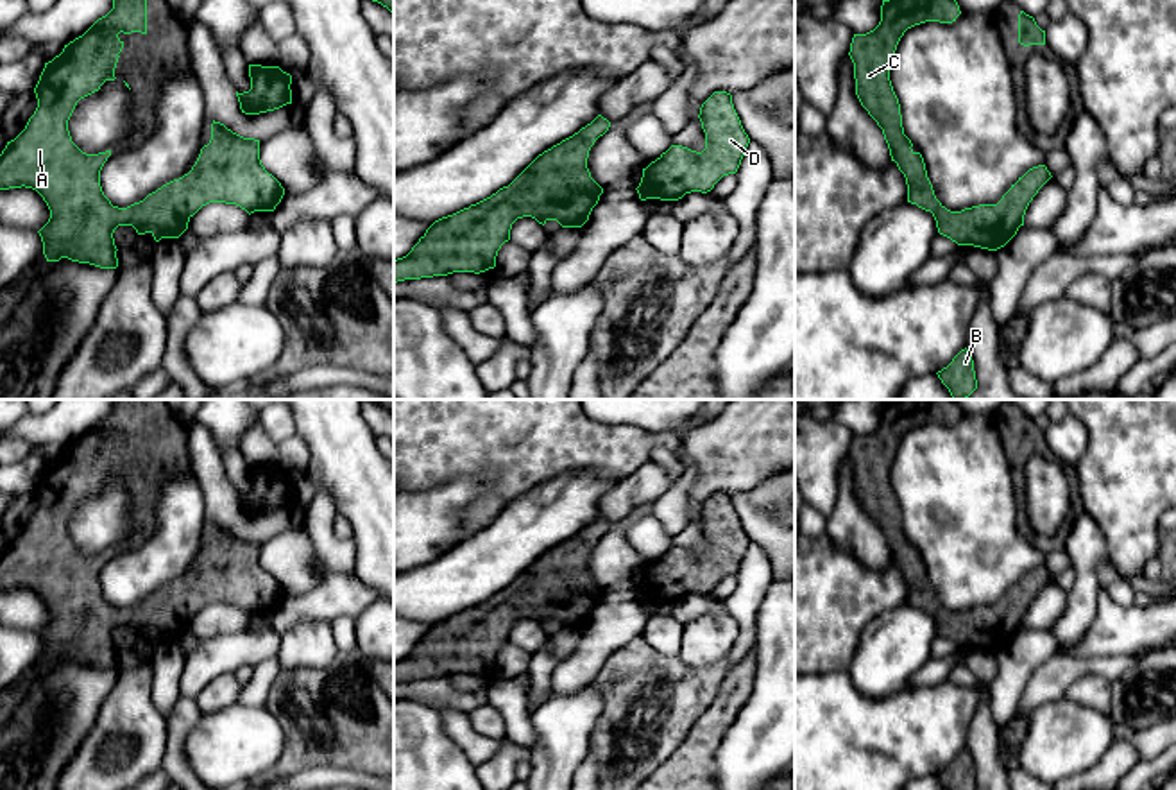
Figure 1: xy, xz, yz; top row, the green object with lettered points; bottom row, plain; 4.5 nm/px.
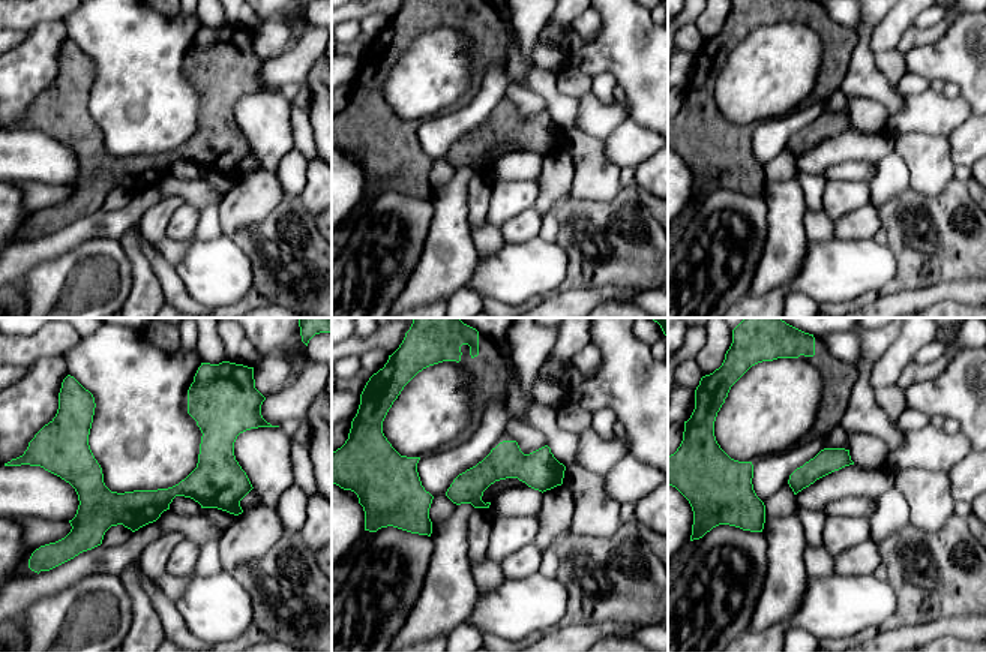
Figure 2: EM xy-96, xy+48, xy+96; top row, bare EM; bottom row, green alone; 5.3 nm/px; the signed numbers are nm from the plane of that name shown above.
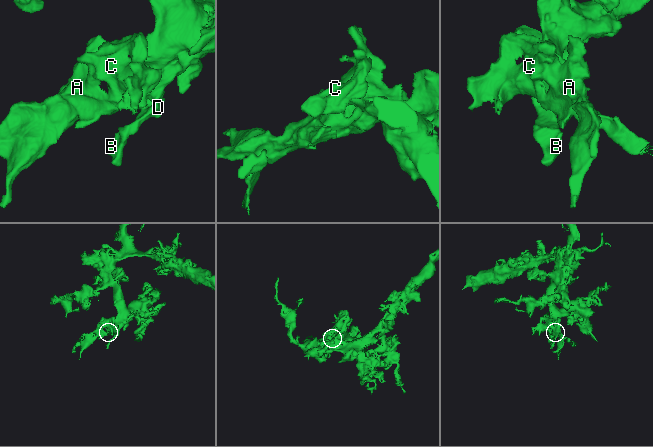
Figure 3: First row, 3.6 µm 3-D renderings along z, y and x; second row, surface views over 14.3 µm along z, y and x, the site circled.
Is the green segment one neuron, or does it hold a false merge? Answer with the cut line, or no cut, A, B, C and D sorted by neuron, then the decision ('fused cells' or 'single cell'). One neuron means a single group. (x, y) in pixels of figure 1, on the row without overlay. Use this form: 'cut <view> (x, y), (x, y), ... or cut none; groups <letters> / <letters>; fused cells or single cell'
cut none; groups A B C D; single cell

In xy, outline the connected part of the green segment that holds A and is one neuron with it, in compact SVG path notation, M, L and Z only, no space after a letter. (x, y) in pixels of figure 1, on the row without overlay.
M113 399L113 410L98 419L82 437L64 446L63 453L45 464L34 489L38 509L25 530L0 555L0 591L32 589L50 611L48 623L38 632L47 663L68 659L100 670L116 670L116 647L113 634L118 627L132 627L138 636L150 634L156 643L179 640L190 620L209 604L236 605L249 616L274 613L285 597L281 584L265 571L260 561L260 541L243 539L224 525L211 525L211 541L188 575L174 580L143 602L127 609L113 607L100 588L100 571L111 552L98 555L82 554L70 537L68 521L77 503L106 482L115 482L115 469L124 442L118 435L147 435L147 399Z

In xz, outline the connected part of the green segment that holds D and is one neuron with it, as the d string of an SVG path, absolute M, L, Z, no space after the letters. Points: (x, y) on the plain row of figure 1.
M714 493L698 516L705 534L702 554L671 546L655 562L643 570L635 589L641 602L678 602L686 595L707 595L729 575L736 575L750 545L734 511L732 496Z

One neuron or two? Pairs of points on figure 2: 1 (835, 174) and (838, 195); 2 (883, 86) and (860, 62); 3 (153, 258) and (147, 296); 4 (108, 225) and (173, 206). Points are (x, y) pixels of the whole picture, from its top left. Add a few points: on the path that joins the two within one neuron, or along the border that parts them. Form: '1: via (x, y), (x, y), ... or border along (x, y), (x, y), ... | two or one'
1: border along (829, 180), (865, 182) | two
2: via (877, 80), (865, 68) | one
3: border along (135, 237), (165, 302) | two
4: border along (164, 198), (150, 206), (138, 219) | two

